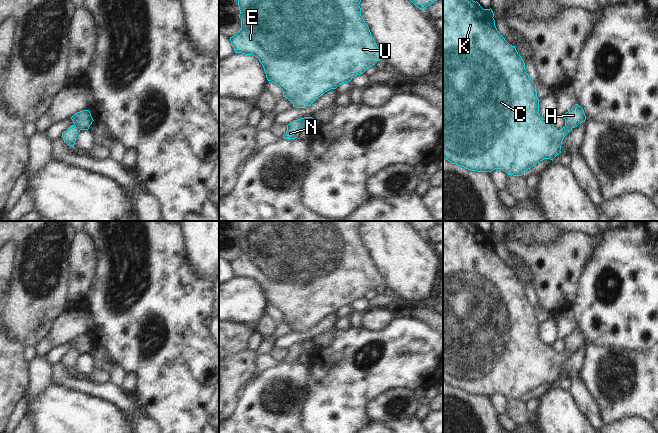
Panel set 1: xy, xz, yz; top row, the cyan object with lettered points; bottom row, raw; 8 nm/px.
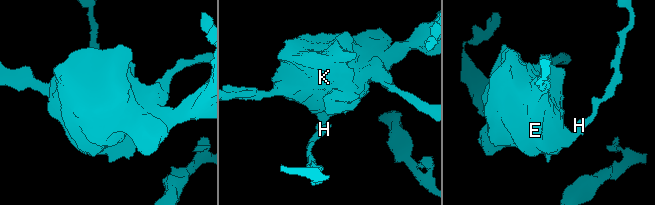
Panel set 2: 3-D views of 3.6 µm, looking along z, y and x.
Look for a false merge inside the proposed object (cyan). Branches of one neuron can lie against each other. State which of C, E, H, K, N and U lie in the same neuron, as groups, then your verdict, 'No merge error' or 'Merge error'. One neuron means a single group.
Groups: C E K N U / H. Merge error

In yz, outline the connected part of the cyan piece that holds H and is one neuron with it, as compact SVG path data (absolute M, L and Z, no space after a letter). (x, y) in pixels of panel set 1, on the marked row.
M575 104L563 117L565 119L565 126L569 128L575 128L586 120L584 110L578 104Z

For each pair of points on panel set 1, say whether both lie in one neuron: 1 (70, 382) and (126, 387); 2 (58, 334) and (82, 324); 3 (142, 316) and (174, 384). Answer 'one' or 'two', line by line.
1: two
2: one
3: one

